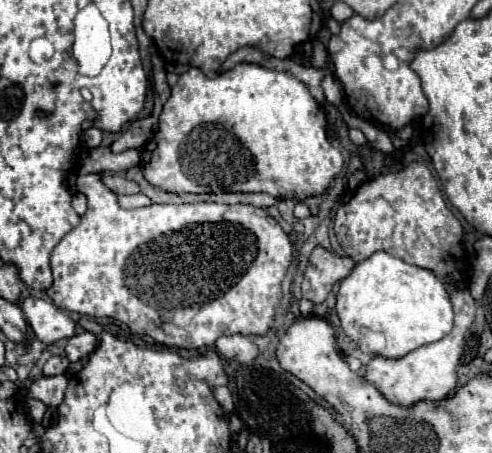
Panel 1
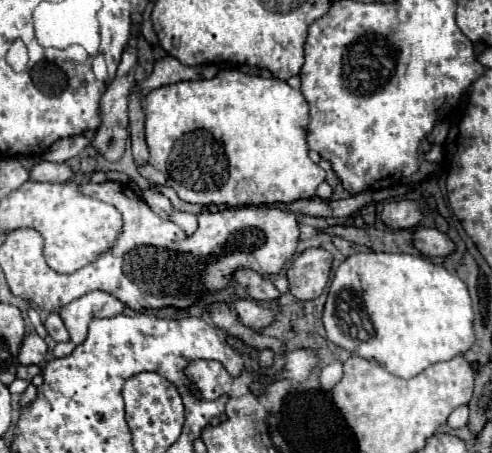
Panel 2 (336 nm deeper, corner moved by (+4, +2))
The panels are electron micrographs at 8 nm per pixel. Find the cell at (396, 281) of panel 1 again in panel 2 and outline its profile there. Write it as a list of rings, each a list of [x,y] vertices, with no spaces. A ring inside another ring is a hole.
[[[362,252],[346,258],[334,274],[322,314],[326,334],[334,344],[366,360],[380,362],[400,378],[412,378],[436,362],[464,354],[474,342],[472,320],[470,294],[456,274],[450,274],[444,266],[434,266],[422,256],[384,252]],[[366,320],[370,326],[366,326]],[[368,328],[372,328],[372,334],[366,334]]]

